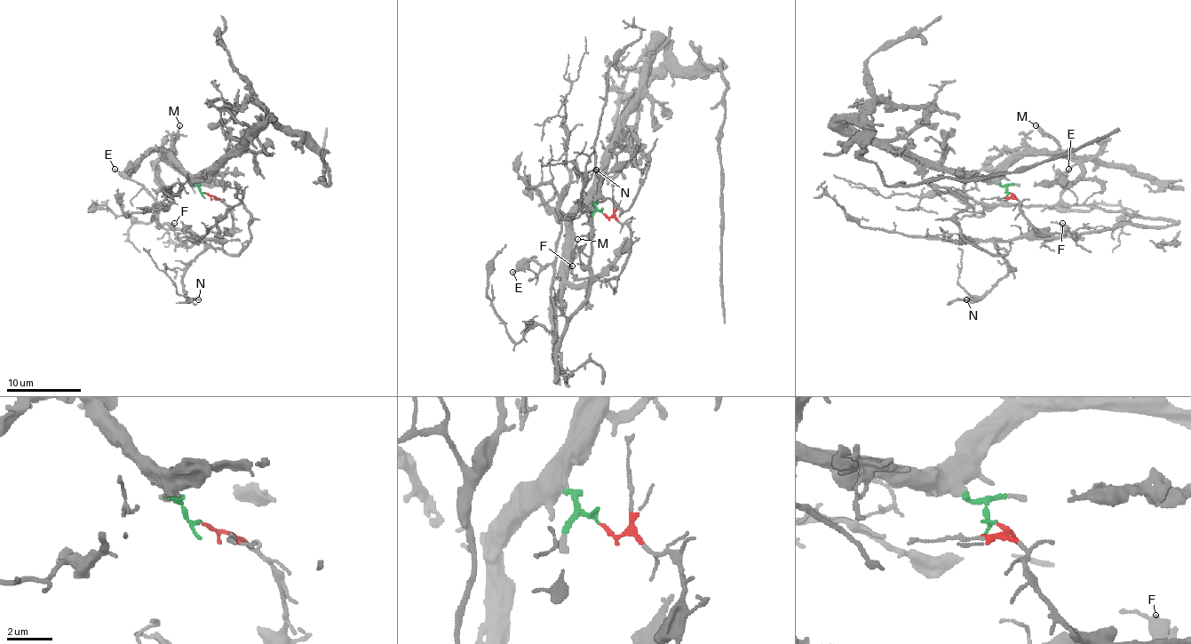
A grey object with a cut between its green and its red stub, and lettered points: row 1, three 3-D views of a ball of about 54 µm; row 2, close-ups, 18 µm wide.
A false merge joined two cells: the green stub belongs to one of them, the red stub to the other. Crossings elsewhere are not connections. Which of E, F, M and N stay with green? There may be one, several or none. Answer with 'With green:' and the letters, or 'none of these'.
With green: M

